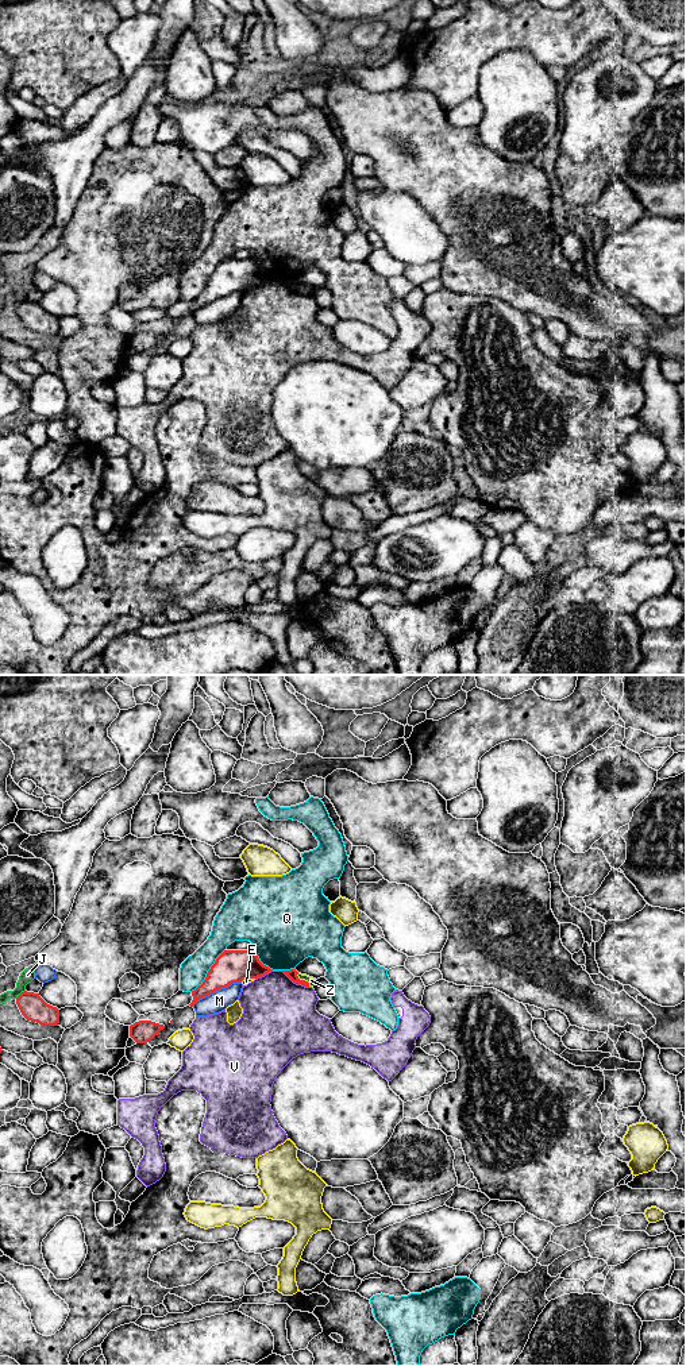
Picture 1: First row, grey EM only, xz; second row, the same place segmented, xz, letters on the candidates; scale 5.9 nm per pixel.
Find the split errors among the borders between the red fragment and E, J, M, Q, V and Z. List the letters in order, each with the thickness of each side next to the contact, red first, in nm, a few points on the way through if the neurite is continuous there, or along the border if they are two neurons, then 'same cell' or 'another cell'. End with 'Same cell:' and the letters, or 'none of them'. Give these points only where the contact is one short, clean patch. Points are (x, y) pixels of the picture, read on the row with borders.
E: 190/40 nm | another cell
J: 160/80 nm | another cell
M: 190/120 nm | another cell
Q: 190/160 nm | another cell
V: 60/460 nm | another cell
Z: 60/50 nm | along xz (296, 975), (309, 986) | another cell
Same cell: none of them

